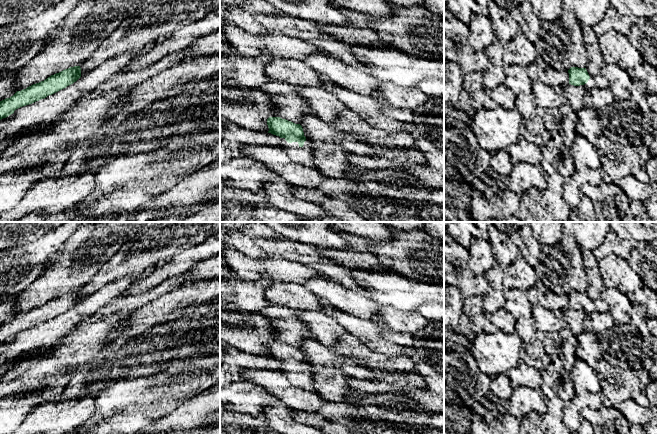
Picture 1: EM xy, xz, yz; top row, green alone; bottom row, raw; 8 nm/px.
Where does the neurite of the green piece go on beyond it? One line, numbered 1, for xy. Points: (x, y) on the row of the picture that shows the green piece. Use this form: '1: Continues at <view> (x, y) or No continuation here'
1: No continuation here

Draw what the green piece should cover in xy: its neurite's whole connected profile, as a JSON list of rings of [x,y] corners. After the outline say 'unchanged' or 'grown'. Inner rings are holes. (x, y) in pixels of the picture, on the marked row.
[[[74,66],[51,75],[44,81],[33,84],[26,89],[17,91],[10,98],[0,101],[0,120],[13,114],[20,107],[32,104],[66,88],[80,77],[80,66]]] | unchanged

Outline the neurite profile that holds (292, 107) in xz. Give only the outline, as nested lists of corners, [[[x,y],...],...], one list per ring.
[[[270,81],[255,89],[271,99],[278,117],[299,124],[311,112],[310,103],[294,92],[296,88],[288,83]]]

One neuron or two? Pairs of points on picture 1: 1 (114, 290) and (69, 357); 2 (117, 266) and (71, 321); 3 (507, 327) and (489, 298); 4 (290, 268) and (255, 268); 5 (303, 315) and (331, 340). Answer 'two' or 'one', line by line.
1: two
2: two
3: one
4: one
5: one

